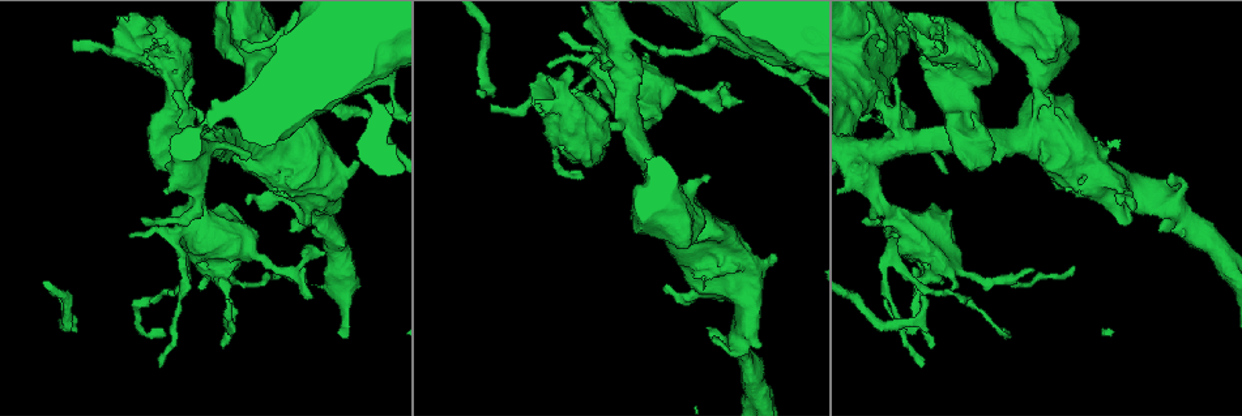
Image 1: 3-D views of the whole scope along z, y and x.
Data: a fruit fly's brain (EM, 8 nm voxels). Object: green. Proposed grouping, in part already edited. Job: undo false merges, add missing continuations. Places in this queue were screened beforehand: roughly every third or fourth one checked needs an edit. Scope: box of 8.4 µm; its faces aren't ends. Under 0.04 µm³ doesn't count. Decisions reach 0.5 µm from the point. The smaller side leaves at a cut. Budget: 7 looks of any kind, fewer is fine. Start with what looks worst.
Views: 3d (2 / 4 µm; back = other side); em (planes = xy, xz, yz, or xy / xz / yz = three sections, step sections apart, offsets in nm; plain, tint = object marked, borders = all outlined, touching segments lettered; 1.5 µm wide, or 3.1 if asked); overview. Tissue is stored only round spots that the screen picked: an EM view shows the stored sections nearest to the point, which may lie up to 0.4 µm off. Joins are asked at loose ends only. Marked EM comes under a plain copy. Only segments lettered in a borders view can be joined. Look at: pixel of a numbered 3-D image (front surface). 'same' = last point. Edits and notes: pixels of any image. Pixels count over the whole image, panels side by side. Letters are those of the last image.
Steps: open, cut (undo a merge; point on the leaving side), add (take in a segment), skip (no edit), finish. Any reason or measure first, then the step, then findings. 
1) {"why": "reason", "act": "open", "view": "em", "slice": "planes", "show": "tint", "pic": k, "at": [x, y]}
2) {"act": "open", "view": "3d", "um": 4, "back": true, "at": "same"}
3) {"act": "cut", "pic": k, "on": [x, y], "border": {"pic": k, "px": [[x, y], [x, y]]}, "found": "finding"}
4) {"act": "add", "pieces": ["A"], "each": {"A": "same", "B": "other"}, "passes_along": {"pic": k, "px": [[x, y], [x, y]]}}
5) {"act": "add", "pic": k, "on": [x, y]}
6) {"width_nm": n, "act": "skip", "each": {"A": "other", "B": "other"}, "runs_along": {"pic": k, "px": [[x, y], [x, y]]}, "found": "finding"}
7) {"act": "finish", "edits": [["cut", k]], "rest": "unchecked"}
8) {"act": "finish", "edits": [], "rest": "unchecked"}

{"why": "tapers out", "act": "open", "view": "em", "slice": "xz", "step": 8, "show": "tint", "pic": 1, "at": [915, 293]}

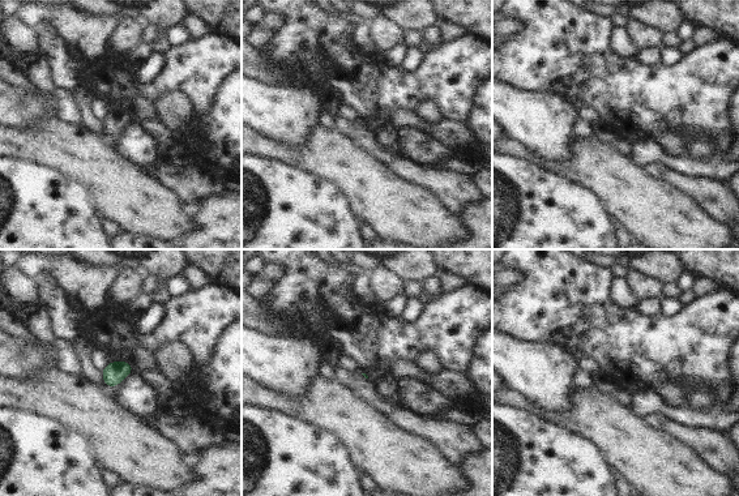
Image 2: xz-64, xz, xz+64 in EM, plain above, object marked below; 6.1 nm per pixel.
{"why": "cut it another way", "act": "open", "view": "em", "slice": "planes", "show": "borders", "at": "same"}

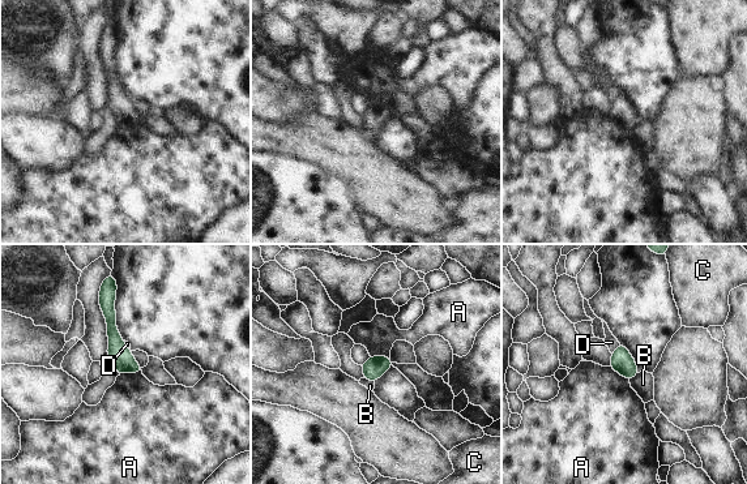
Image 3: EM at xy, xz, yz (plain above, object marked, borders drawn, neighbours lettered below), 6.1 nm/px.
{"act": "skip", "each": {"A": "other", "B": "other", "C": "other", "D": "other"}, "border": {"pic": 3, "px": [[141, 371], [119, 376]]}, "found": "none of them fits"}

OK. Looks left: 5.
{"why": "tapers out", "act": "open", "view": "em", "slice": "planes", "show": "borders", "pic": 1, "at": [1074, 266]}

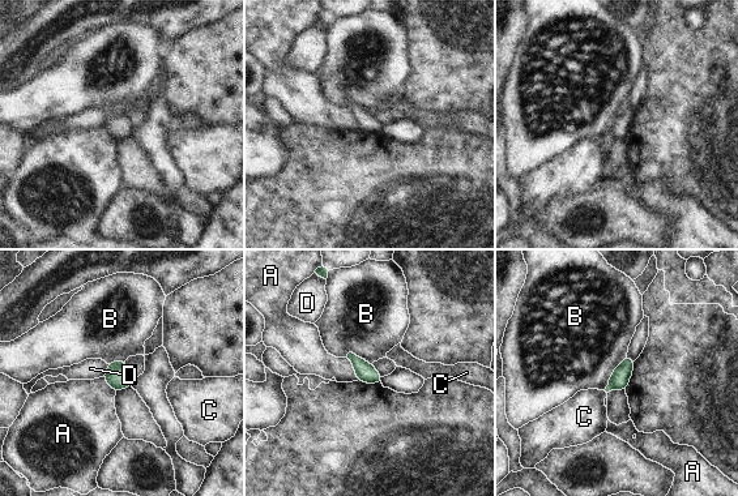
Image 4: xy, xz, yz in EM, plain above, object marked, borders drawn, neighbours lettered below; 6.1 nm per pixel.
{"width_nm": 120, "act": "skip", "each": {"A": "other", "B": "other", "C": "other", "D": "other"}, "border": {"pic": 4, "px": [[626, 355], [613, 371], [604, 389]]}, "found": "no lettered segment goes on from it"}

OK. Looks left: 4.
{"why": "thin end", "act": "open", "view": "3d", "um": 2, "pic": 1, "at": [930, 347]}

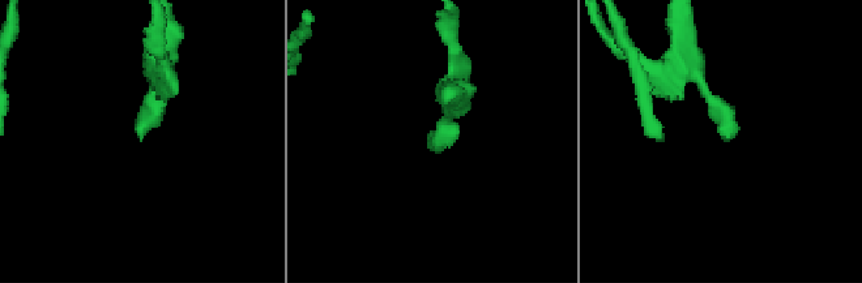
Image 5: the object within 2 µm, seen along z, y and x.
{"why": "now the EM", "act": "open", "view": "em", "slice": "planes", "show": "tint", "pic": 5, "at": [431, 148]}

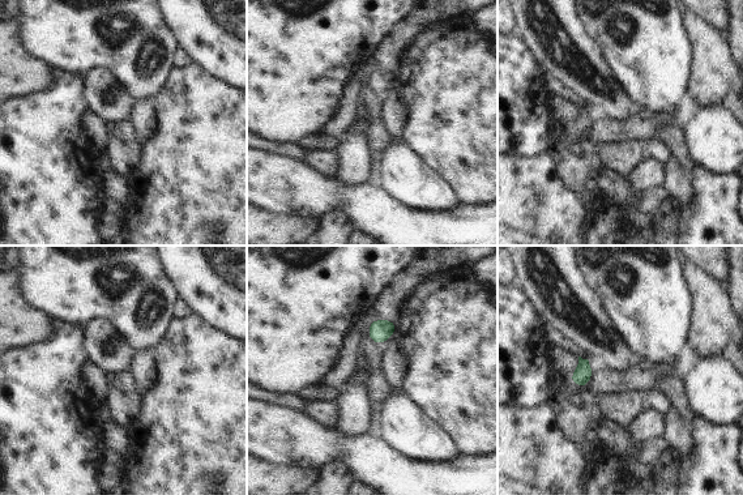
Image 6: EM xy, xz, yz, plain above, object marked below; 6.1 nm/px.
{"why": "what lies round it", "act": "open", "view": "em", "slice": "planes", "show": "borders", "at": "same"}

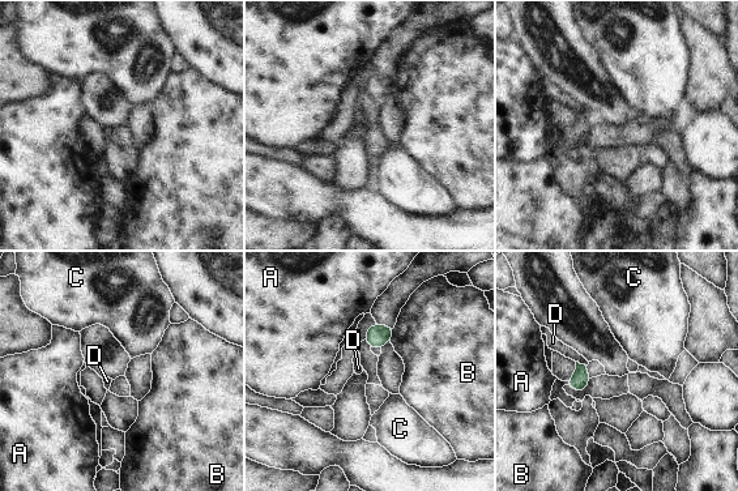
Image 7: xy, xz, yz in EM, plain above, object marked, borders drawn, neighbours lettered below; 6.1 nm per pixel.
{"act": "skip", "each": {"A": "other", "B": "other", "C": "other", "D": "other"}, "border": {"pic": 7, "px": [[576, 361], [585, 366]]}, "found": "no lettered segment goes on from it"}

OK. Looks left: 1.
{"act": "finish", "edits": [], "rest": "unchecked"}

